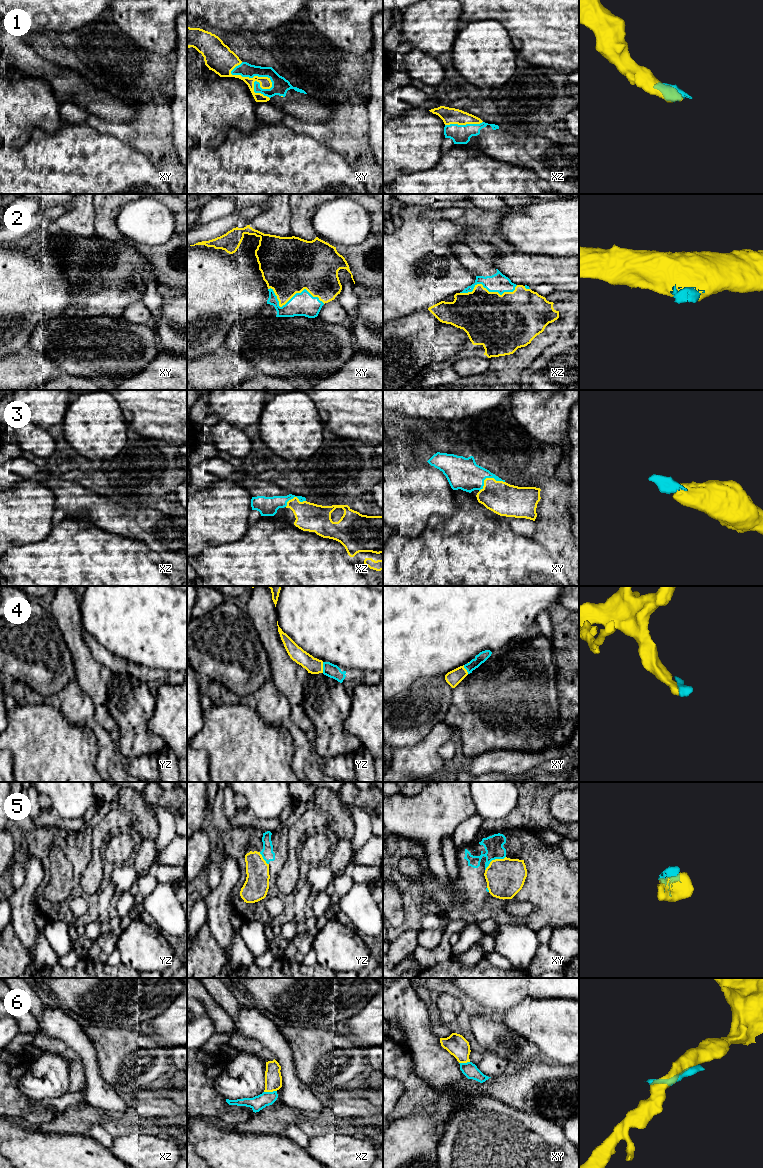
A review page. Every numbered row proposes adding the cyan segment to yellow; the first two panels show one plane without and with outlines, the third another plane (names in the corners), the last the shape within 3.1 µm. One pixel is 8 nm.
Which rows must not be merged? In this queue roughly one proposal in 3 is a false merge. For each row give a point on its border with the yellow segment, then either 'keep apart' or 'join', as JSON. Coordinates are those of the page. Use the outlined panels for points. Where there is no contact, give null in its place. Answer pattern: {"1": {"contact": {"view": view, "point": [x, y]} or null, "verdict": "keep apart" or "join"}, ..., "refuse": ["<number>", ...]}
{"1": {"contact": {"view": "xy", "point": [271, 84]}, "verdict": "join"}, "2": {"contact": {"view": "xy", "point": [292, 296]}, "verdict": "join"}, "3": {"contact": {"view": "xy", "point": [488, 478]}, "verdict": "join"}, "4": {"contact": {"view": "yz", "point": [322, 667]}, "verdict": "join"}, "5": {"contact": {"view": "xy", "point": [493, 860]}, "verdict": "keep apart"}, "6": {"contact": {"view": "xz", "point": [270, 1091]}, "verdict": "keep apart"}, "refuse": ["5", "6"]}

